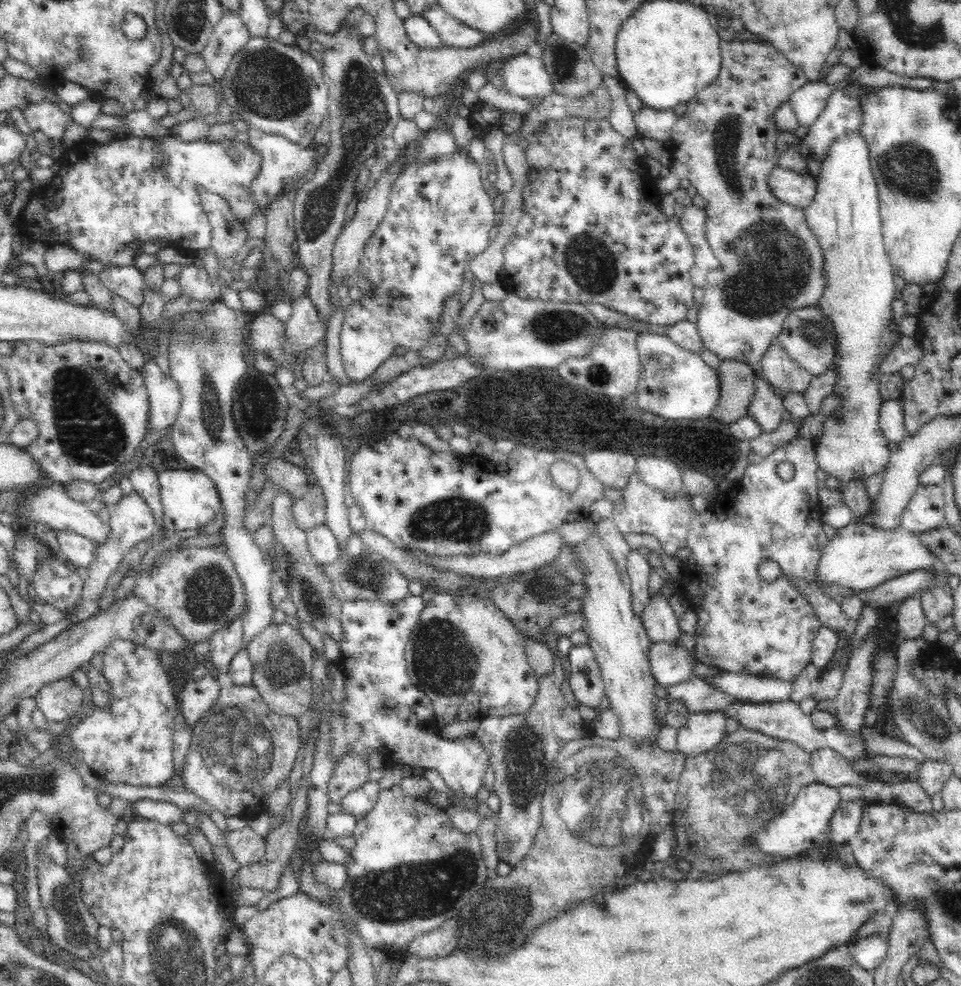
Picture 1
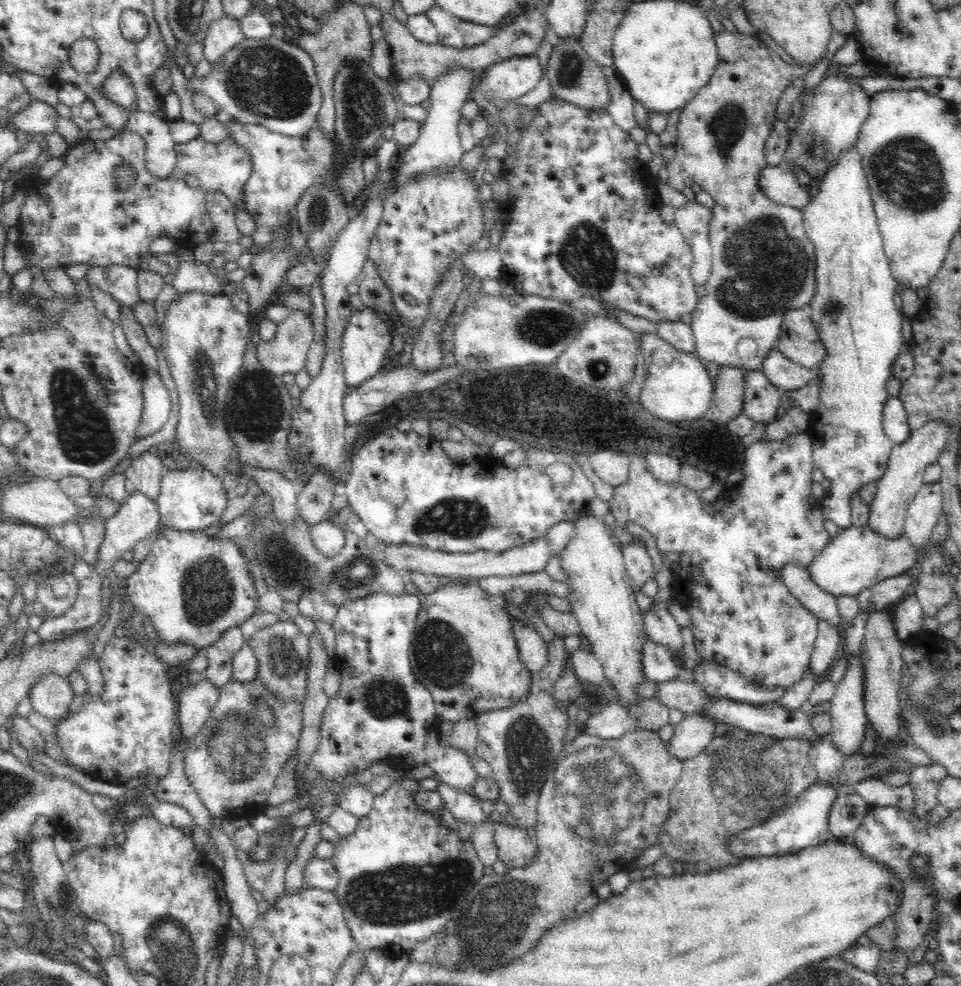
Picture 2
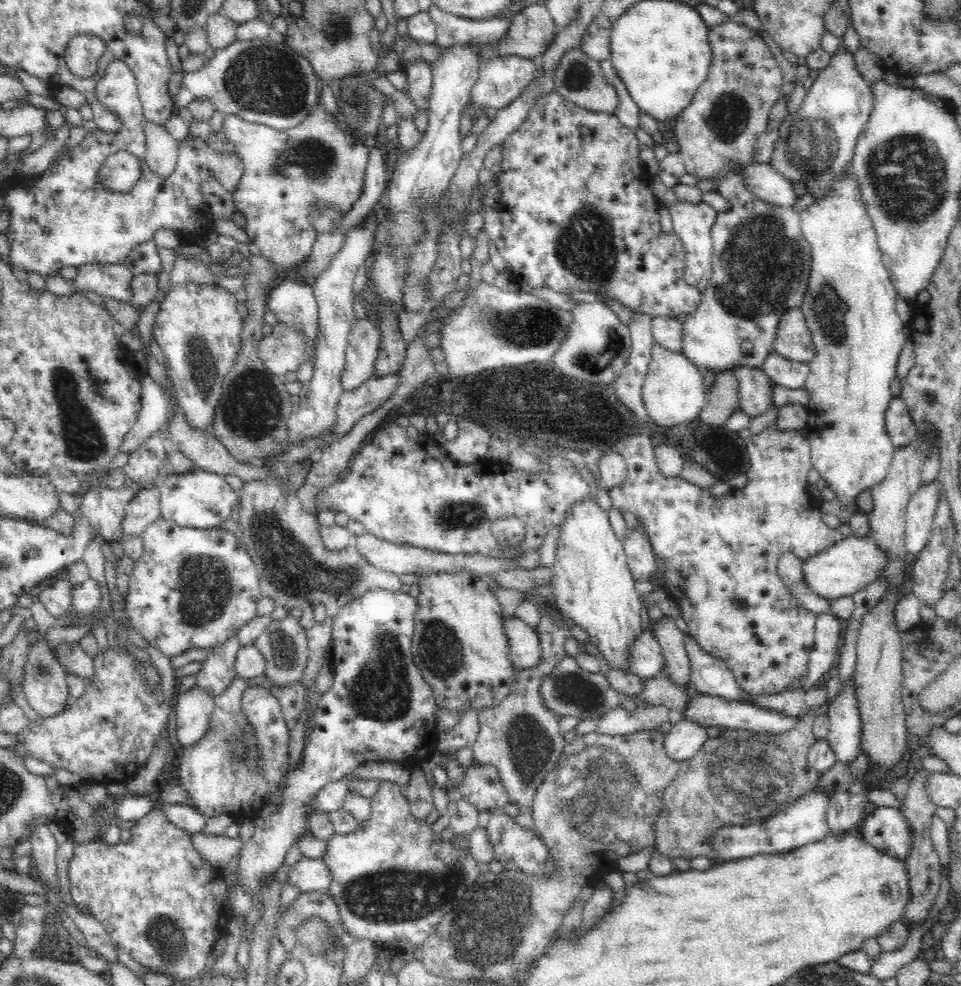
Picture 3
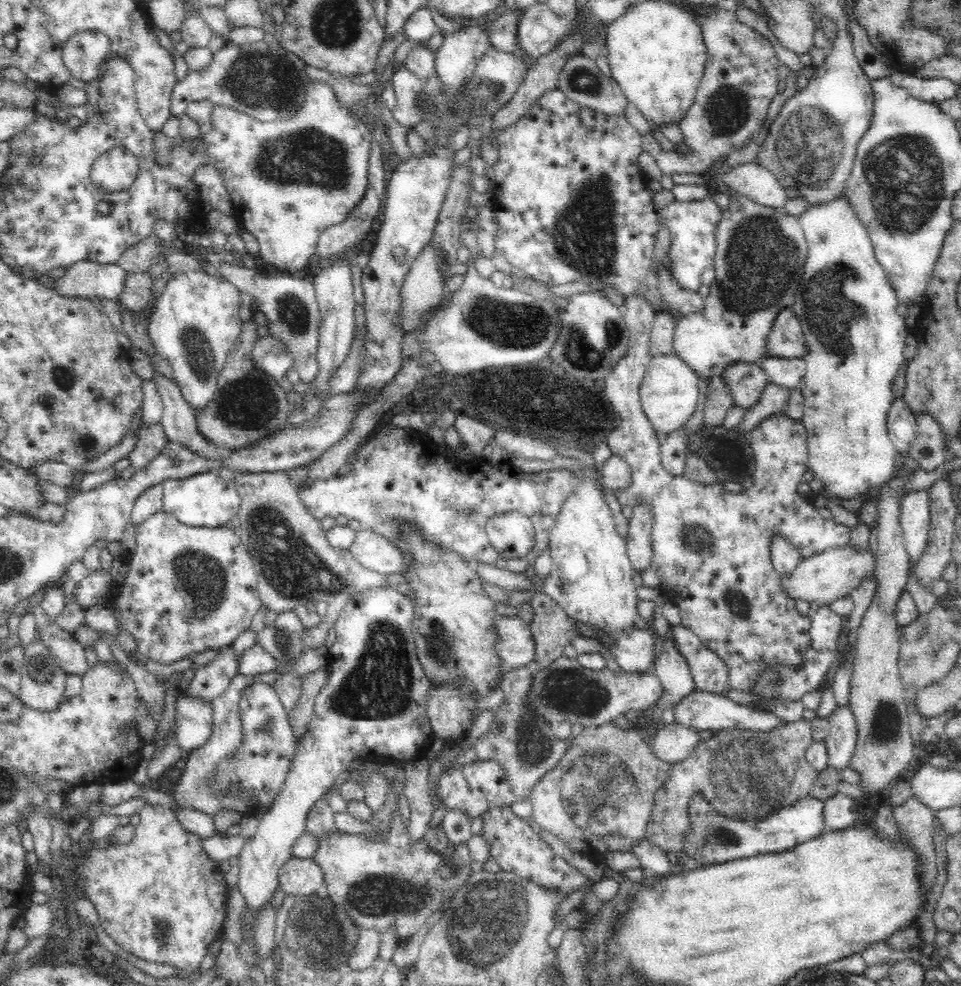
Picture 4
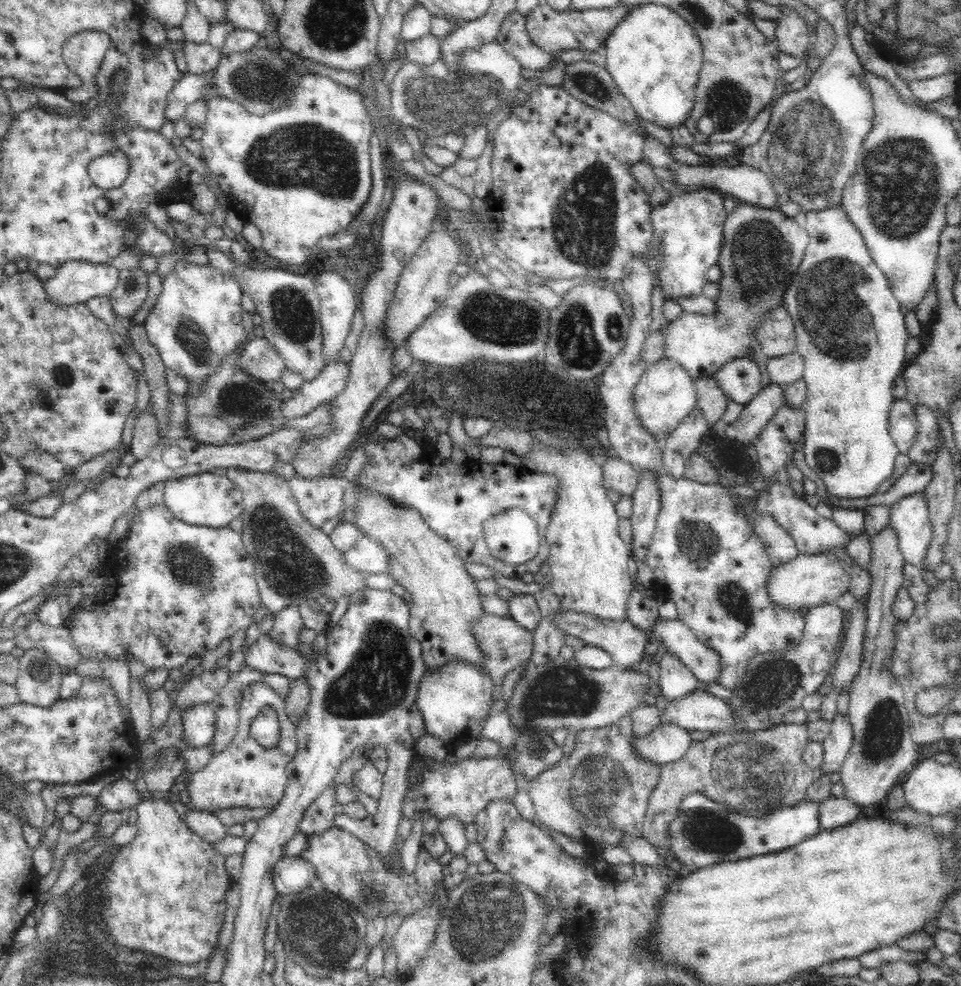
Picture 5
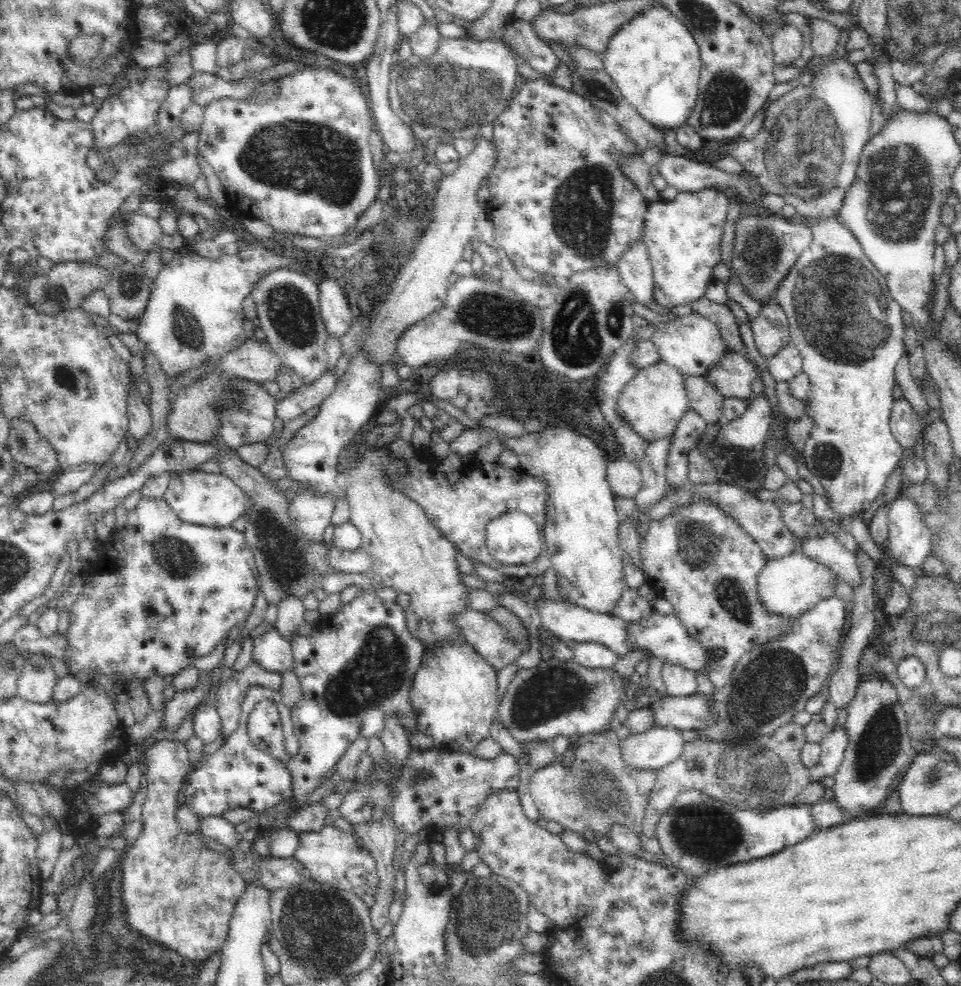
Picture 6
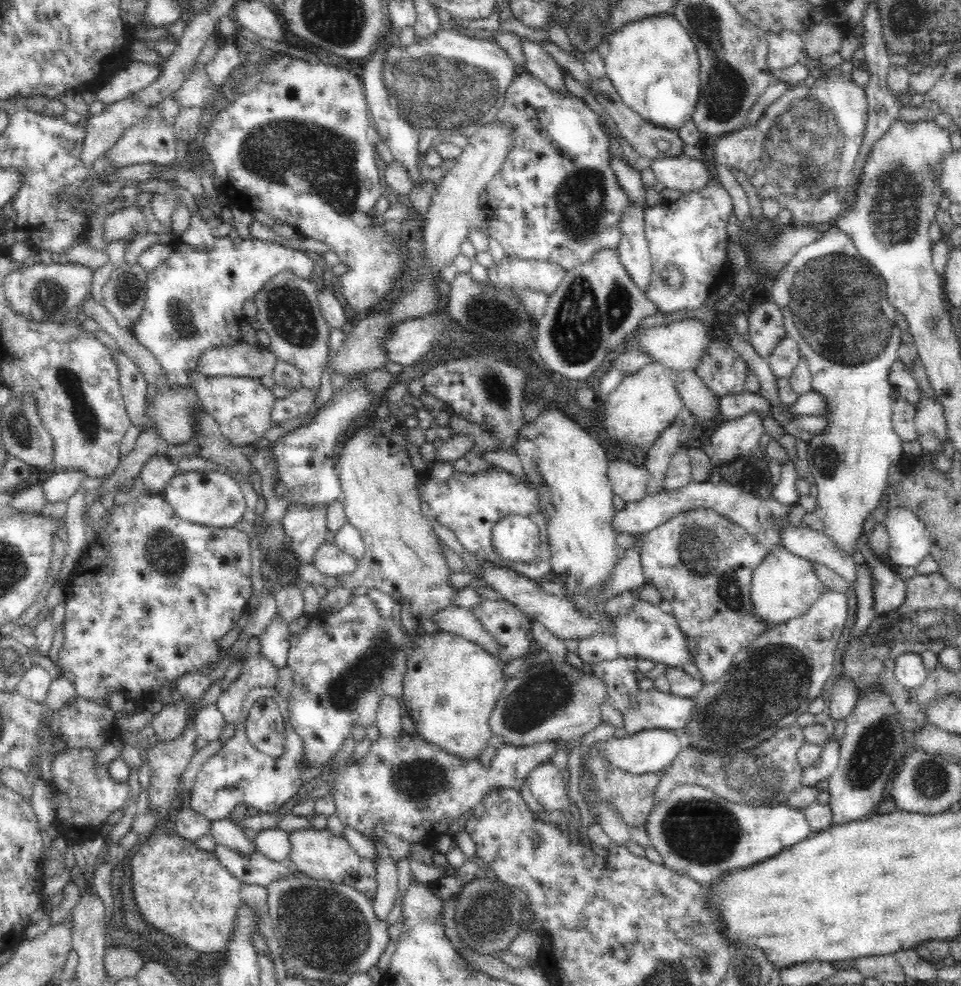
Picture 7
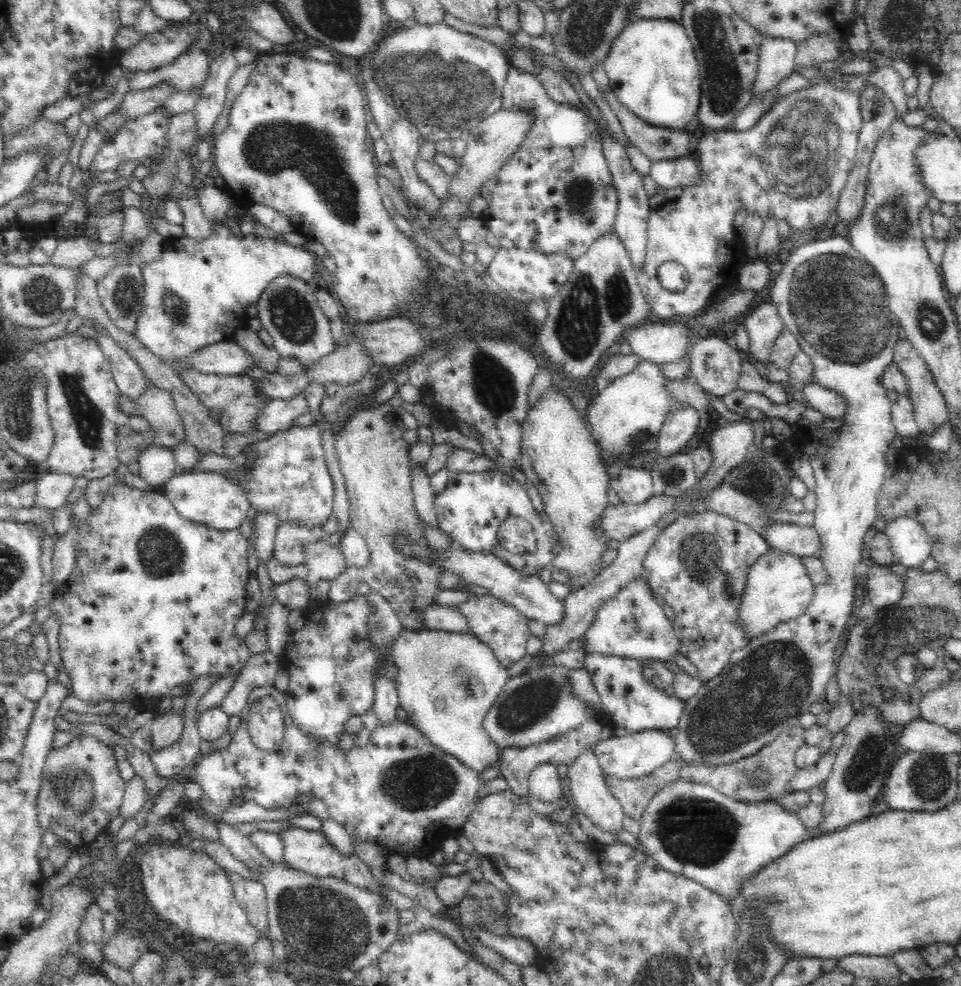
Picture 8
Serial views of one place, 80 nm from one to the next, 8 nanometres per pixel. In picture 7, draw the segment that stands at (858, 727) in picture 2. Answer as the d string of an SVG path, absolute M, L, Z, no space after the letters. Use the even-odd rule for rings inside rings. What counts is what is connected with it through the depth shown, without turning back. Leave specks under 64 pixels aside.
M834 737L826 741L823 744L820 758L812 766L803 769L798 785L802 787L816 787L818 782L826 780L837 767L839 761L839 744L840 742L834 739Z

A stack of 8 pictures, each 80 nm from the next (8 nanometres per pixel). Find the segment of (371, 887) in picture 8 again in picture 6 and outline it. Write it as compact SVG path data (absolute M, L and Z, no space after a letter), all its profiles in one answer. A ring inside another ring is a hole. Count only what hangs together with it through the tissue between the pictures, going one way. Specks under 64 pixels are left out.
M329 823L322 830L298 833L298 846L293 858L302 865L309 879L336 888L350 889L361 896L369 908L374 904L378 888L376 862L368 850L357 844L352 834L332 827Z

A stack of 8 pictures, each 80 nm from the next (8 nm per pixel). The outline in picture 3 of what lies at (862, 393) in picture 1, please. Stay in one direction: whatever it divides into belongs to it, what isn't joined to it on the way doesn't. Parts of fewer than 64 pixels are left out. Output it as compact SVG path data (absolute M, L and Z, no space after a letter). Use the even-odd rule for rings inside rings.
M847 173L840 181L836 182L832 193L828 194L826 198L816 200L807 209L799 213L801 222L801 231L805 239L810 243L811 261L810 270L807 274L807 287L802 297L802 302L799 304L799 309L802 311L804 322L806 323L807 333L810 335L812 344L814 345L814 358L807 362L810 366L810 374L804 382L802 389L808 393L808 402L804 405L808 414L808 420L805 428L809 433L809 444L811 449L811 463L814 470L818 470L820 478L828 484L828 487L834 491L836 499L832 502L824 500L821 505L821 511L824 514L831 514L839 518L840 522L846 523L849 520L847 507L855 502L857 497L865 491L870 491L874 486L880 484L886 474L889 473L890 464L893 460L895 446L890 441L889 435L886 431L885 415L890 402L893 400L891 385L894 378L897 378L896 367L900 358L900 353L904 348L906 336L904 335L905 324L900 320L895 309L896 298L898 298L896 289L892 284L892 279L887 273L886 267L882 264L880 249L878 248L875 232L870 219L866 216L863 206L857 196L857 186L855 182Z

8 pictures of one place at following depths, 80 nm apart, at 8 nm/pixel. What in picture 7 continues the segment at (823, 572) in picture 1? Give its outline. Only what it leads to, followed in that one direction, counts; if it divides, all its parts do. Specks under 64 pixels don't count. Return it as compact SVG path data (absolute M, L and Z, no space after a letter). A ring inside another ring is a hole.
M776 547L768 552L751 572L749 612L752 618L769 629L806 614L824 589L813 573L810 560L790 554L782 547Z

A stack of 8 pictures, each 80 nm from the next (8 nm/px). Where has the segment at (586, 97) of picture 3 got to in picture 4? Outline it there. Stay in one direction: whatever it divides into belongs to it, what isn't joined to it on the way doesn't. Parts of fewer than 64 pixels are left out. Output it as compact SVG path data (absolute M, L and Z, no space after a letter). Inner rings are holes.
M578 52L570 57L557 78L557 87L574 102L580 103L591 109L599 110L607 115L620 115L624 117L624 110L629 100L619 88L619 84L611 77L599 69L595 59Z

